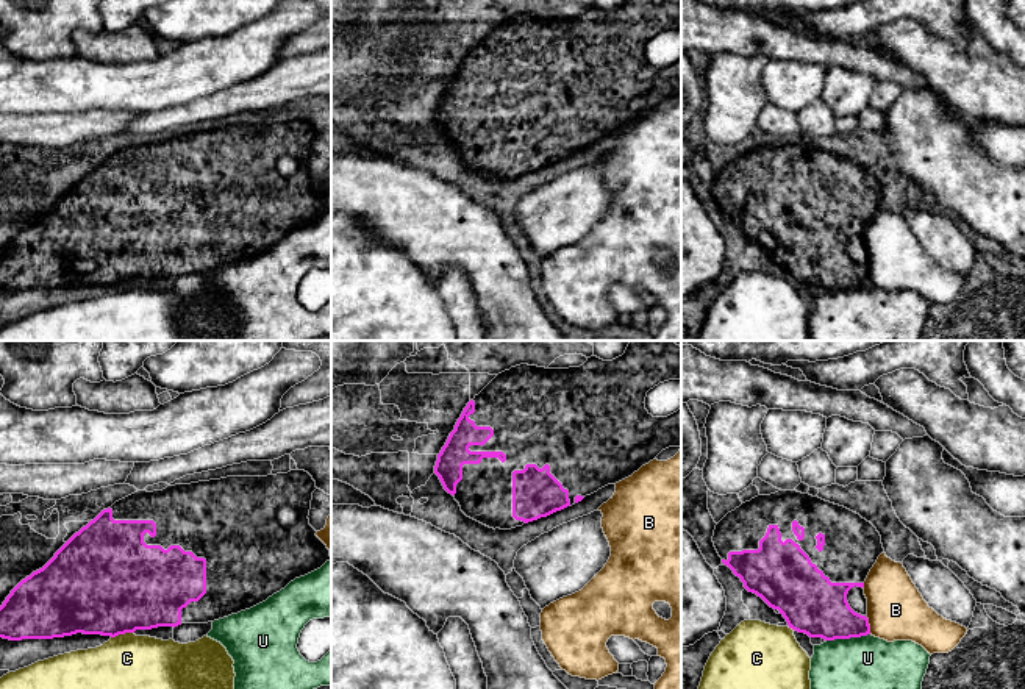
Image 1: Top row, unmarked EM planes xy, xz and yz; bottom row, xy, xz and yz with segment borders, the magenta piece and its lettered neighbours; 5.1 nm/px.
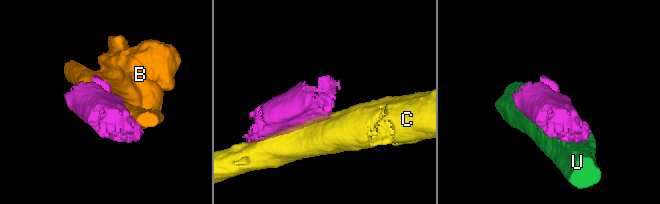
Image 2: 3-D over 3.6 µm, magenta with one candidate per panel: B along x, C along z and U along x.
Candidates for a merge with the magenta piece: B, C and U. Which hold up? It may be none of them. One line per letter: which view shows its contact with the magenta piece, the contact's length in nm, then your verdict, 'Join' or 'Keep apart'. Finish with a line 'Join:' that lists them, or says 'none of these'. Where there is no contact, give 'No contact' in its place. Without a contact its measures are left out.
B: Touches magenta in yz. Shared border 90 nm. Keep apart
C: Touches magenta in xy. Shared border 120 nm. Keep apart
U: Touches magenta in yz. Shared border 220 nm. Keep apart
Join: none of these

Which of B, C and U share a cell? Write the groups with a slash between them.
B / C / U

